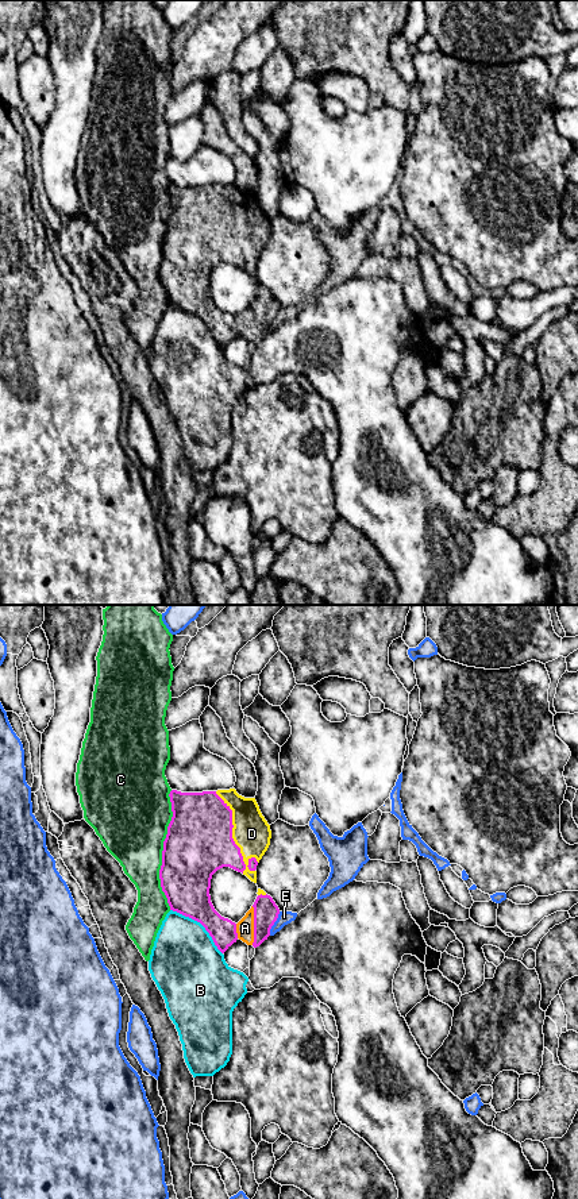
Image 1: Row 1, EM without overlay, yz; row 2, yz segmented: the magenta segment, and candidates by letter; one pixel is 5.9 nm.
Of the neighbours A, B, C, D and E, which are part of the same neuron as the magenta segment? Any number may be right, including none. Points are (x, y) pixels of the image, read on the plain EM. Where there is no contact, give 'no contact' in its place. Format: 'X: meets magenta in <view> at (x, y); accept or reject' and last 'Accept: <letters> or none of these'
A: meets magenta in yz at (254, 320); accept
B: meets magenta in yz at (200, 317); reject
C: meets magenta in yz at (164, 245); reject
D: meets magenta in yz at (231, 228); accept
E: meets magenta in yz at (273, 319); reject
Accept: A, D

